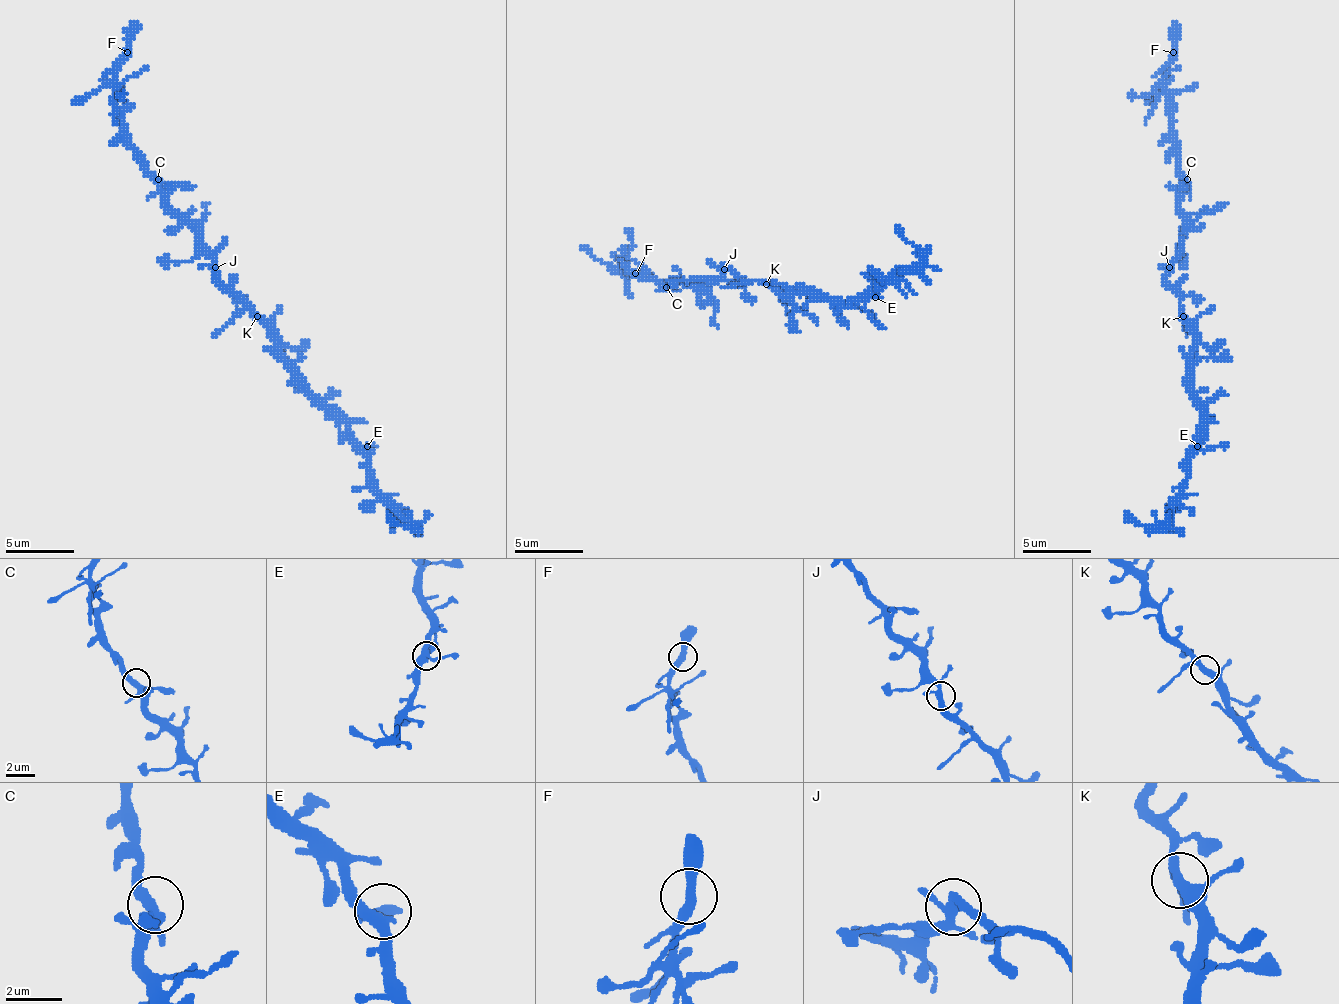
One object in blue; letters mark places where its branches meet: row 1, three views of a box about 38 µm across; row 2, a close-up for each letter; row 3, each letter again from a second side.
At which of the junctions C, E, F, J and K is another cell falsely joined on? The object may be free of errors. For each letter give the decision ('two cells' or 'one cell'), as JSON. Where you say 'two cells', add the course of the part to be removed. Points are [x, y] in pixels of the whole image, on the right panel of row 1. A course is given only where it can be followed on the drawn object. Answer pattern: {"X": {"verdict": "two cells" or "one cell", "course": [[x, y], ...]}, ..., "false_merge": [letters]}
{"C": {"verdict": "one cell"}, "E": {"verdict": "one cell"}, "F": {"verdict": "one cell"}, "J": {"verdict": "two cells"}, "K": {"verdict": "one cell"}, "false_merge": ["J"]}

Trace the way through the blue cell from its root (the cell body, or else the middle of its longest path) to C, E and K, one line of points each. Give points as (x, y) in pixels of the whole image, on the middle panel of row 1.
C: (752, 280), (742, 280), (728, 267), (714, 280), (704, 284), (683, 284), (677, 280), (666, 287)
E: (752, 280), (762, 280), (776, 294), (824, 294), (844, 301), (868, 301), (875, 297)
K: (752, 280), (766, 284)

